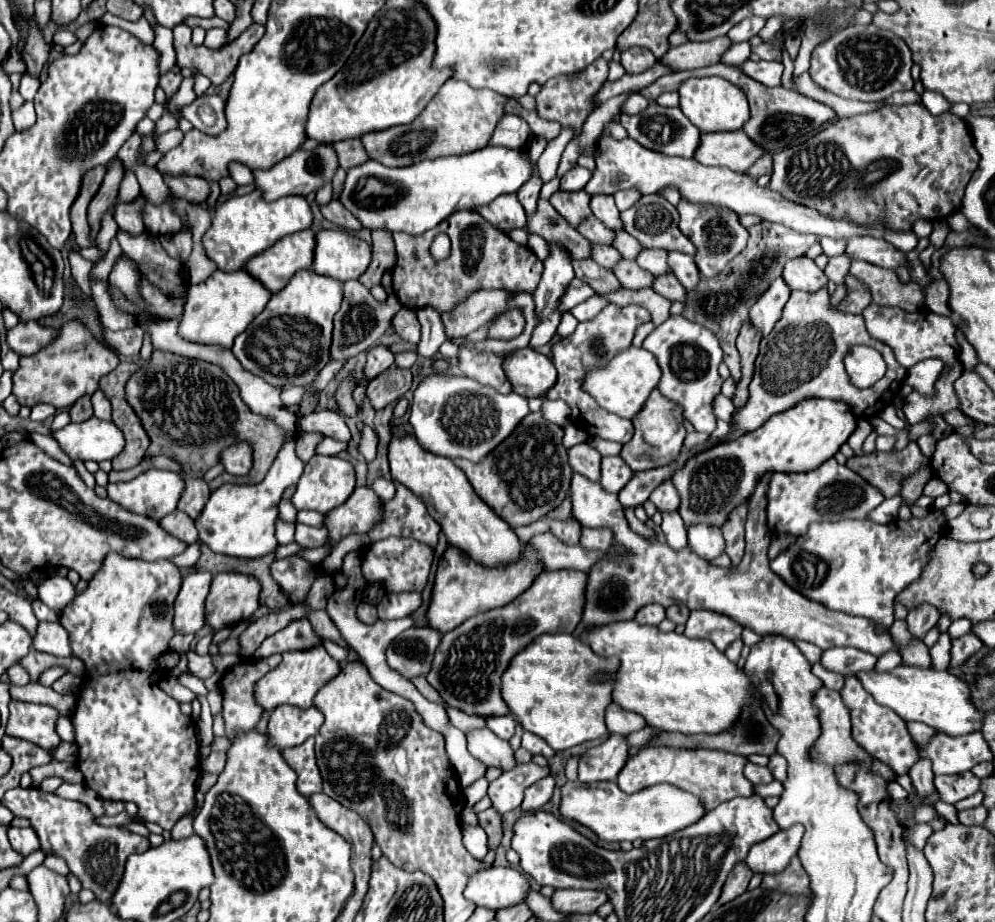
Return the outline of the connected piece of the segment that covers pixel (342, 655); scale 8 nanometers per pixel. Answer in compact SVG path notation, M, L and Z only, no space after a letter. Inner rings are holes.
M329 640L323 641L323 645L328 654L335 660L342 662L347 659L347 655L349 654L349 651L347 651L347 649L343 649L343 647L339 647L339 645Z

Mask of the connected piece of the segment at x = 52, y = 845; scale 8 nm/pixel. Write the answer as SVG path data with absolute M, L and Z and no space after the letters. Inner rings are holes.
M17 787L7 791L3 795L1 805L5 805L15 817L27 817L41 839L41 847L49 851L49 855L55 853L65 857L71 873L81 879L83 887L91 889L97 895L97 899L107 905L123 877L127 857L131 853L143 853L149 849L147 837L129 833L119 827L99 827L93 821L93 813L87 809L87 805L79 801L61 799L55 793L45 793L35 787Z

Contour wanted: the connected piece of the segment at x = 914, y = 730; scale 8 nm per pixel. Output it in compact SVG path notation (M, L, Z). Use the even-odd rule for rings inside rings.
M907 721L907 729L909 729L909 735L913 737L915 743L927 743L935 733L933 727L929 727L925 723L915 723L915 721Z

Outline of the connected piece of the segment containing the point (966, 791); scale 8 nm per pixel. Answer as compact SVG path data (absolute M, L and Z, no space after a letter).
M965 771L961 775L939 775L935 777L935 789L939 793L939 799L945 803L961 801L975 791L979 791L979 777L975 777L971 771Z

